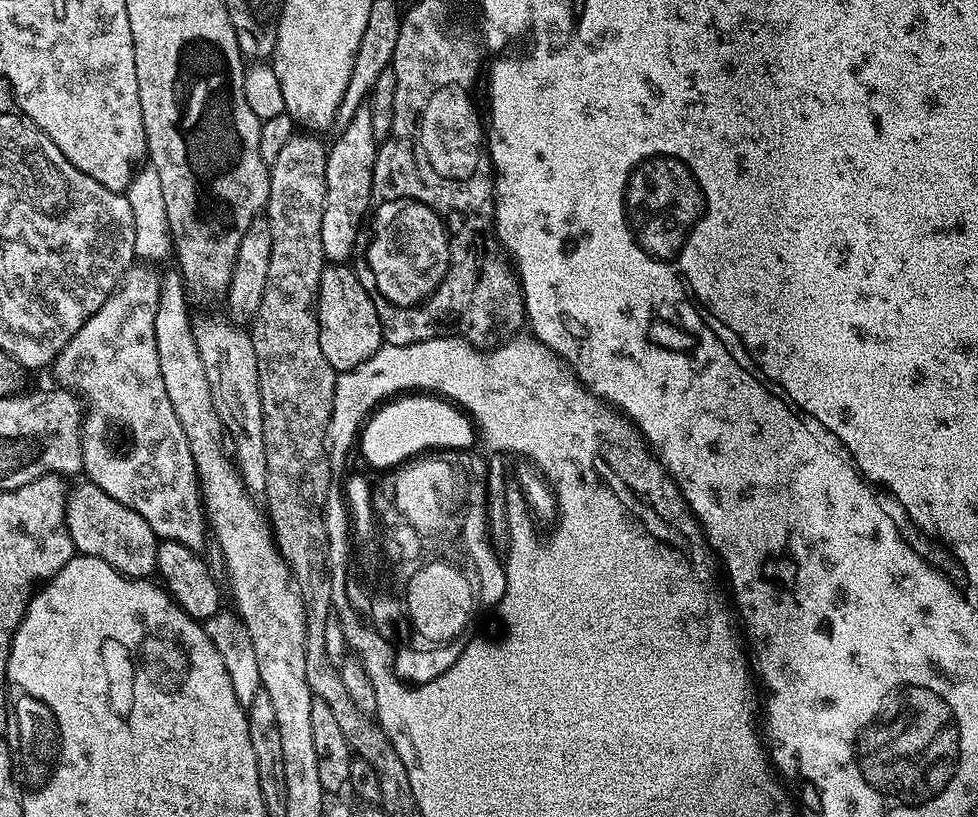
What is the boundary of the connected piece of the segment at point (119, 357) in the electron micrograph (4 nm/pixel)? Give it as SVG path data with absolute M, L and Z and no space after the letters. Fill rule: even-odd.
M148 282L140 284L138 290L148 292L148 298L136 302L136 298L122 298L116 291L113 292L112 297L78 329L74 338L70 338L67 346L57 354L50 372L56 375L56 380L60 383L57 385L61 389L67 390L74 386L74 393L85 401L100 402L97 408L91 409L86 424L83 471L88 472L87 479L101 487L111 498L143 516L160 540L182 542L182 546L200 550L203 549L204 530L206 534L202 491L198 485L194 458L182 430L182 422L178 422L174 406L170 406L170 397L166 395L166 385L162 382L162 366L158 366L154 314L160 294L154 294ZM92 340L94 344L108 344L102 346L106 350L88 350ZM109 420L113 420L116 426L114 430L106 430L106 422Z

